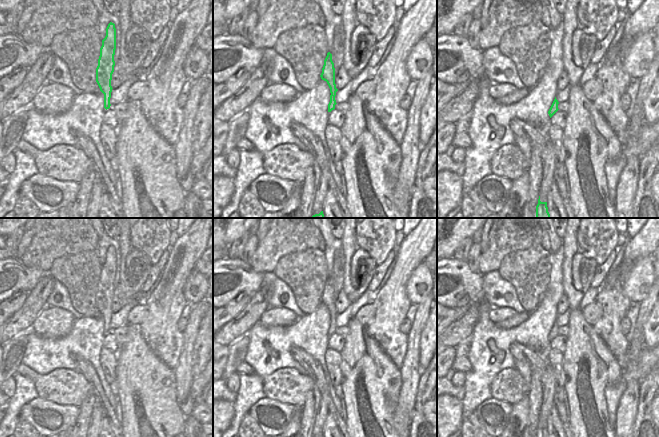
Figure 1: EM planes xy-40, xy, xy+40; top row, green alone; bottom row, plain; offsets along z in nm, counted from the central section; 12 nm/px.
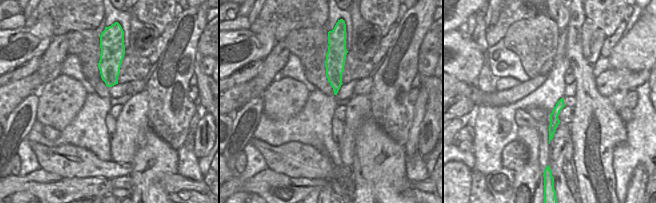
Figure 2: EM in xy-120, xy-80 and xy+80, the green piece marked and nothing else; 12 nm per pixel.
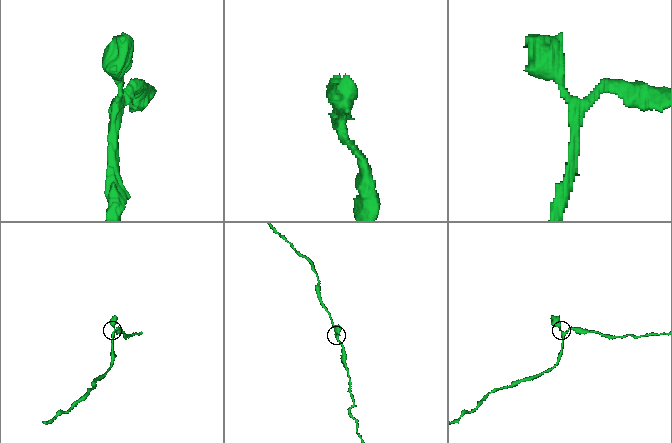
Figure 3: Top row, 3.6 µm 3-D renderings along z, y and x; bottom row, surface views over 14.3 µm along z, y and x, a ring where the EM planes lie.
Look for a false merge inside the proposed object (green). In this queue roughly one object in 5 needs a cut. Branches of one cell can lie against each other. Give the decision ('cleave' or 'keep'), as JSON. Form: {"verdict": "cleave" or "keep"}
{"verdict": "keep"}

